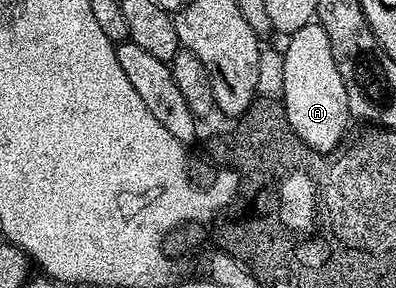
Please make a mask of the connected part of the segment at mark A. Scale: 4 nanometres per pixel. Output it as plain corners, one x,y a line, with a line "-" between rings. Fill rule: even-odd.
319,22
302,26
302,30
287,37
288,45
283,45
284,65
282,66
282,103
290,126
314,150
328,152
337,148
345,139
344,127
350,121
346,86
334,62
334,50
330,50
330,38

